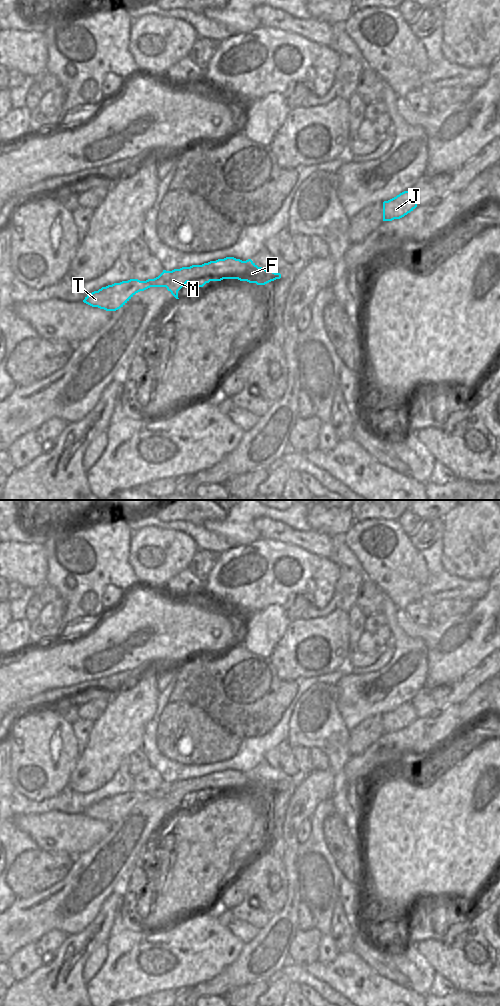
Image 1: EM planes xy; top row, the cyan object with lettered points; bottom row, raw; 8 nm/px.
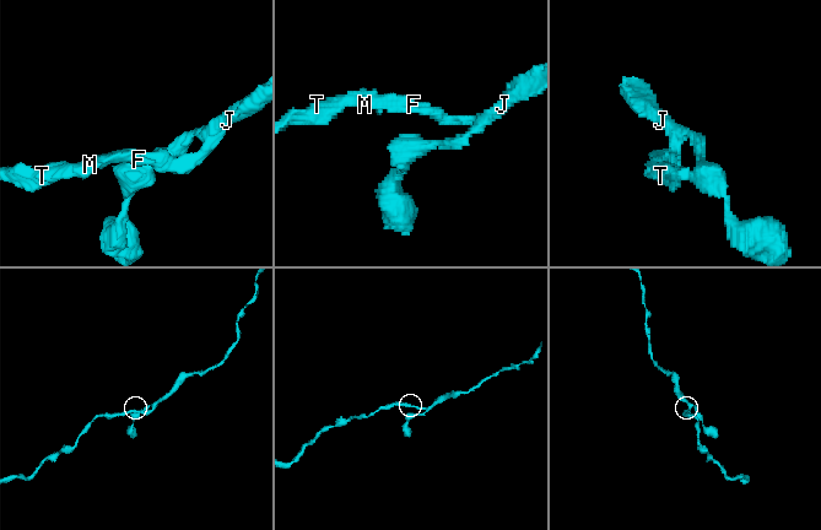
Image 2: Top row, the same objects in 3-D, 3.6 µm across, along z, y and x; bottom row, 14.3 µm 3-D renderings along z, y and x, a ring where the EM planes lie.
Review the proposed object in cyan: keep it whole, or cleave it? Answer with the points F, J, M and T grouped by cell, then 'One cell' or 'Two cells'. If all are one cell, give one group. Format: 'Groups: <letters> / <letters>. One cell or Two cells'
Groups: F J M T. One cell

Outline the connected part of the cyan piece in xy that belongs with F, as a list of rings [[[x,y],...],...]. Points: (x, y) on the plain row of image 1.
[[[226,769],[202,777],[192,777],[172,783],[163,782],[158,789],[146,793],[130,791],[114,795],[90,805],[83,814],[106,823],[116,823],[136,805],[150,799],[166,799],[176,811],[179,811],[178,803],[187,794],[189,795],[189,803],[195,803],[210,793],[223,791],[238,791],[257,797],[265,797],[280,790],[280,785],[258,779],[251,771],[242,773],[234,769]]]

